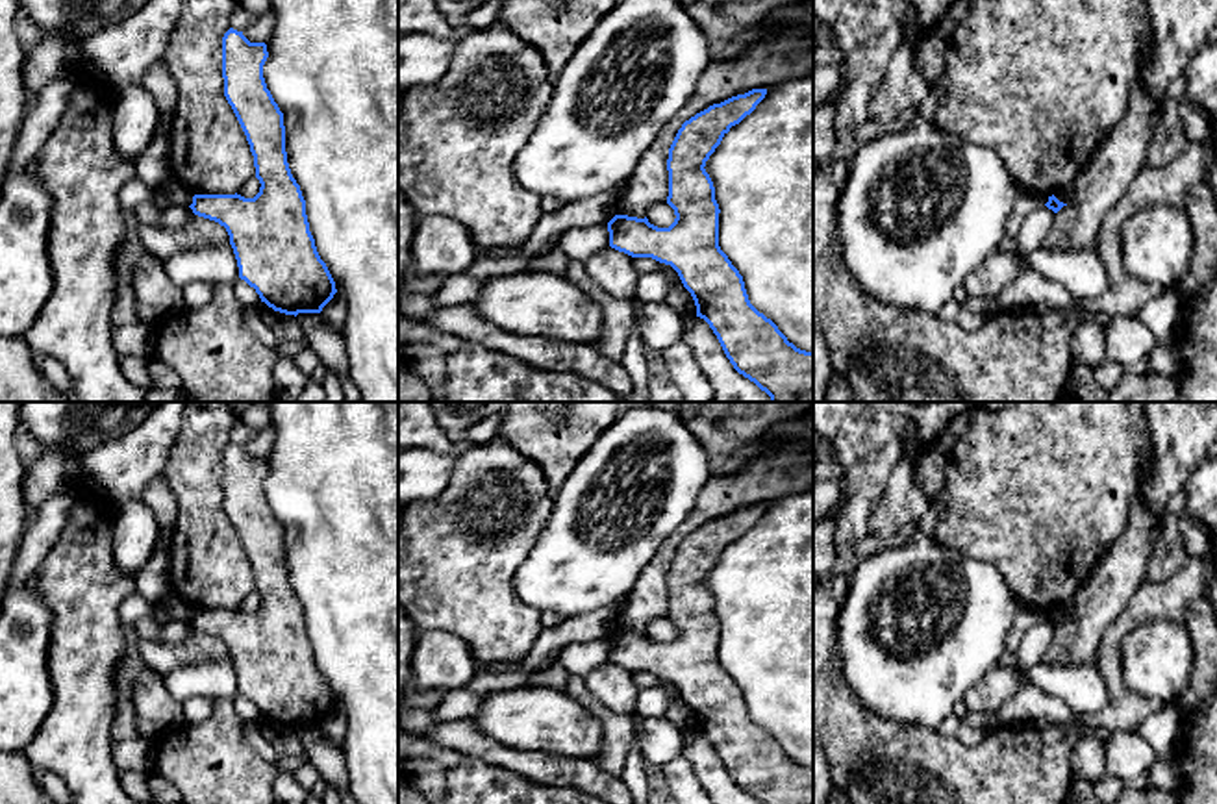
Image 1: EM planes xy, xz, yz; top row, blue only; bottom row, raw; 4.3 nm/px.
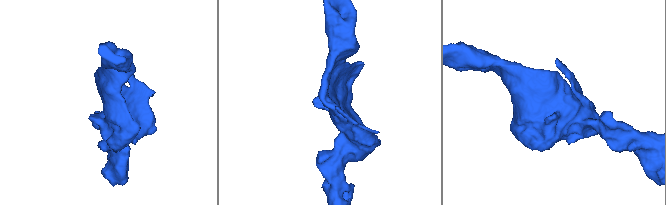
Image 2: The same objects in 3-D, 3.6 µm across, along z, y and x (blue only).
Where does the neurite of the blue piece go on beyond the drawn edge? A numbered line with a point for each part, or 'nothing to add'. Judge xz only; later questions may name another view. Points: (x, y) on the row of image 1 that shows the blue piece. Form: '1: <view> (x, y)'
nothing to add

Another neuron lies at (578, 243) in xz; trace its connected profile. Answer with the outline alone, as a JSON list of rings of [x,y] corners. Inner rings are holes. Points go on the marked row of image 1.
[[[608,224],[572,226],[559,237],[556,246],[561,248],[569,259],[585,261],[609,246]]]

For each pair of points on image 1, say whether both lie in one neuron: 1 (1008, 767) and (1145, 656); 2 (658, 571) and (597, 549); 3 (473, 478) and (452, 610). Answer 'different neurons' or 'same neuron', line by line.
1: different neurons
2: different neurons
3: same neuron

